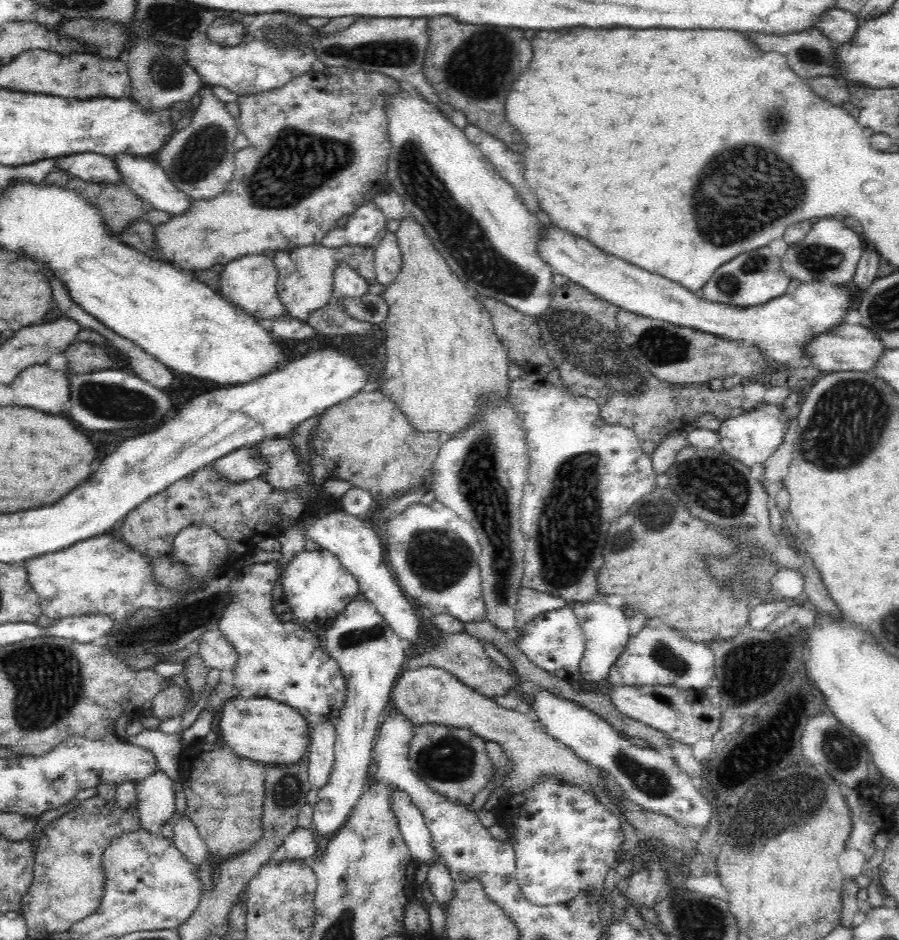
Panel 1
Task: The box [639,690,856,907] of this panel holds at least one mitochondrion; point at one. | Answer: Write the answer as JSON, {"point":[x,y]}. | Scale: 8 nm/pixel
{"point":[783,807]}

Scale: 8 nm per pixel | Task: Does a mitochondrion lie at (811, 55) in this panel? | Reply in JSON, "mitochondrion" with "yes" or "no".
{"mitochondrion":"yes"}

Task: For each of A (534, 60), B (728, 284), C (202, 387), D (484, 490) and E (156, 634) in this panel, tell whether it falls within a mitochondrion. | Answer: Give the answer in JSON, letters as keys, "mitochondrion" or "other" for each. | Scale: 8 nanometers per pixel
{"A":"other","B":"mitochondrion","C":"other","D":"mitochondrion","E":"mitochondrion"}

